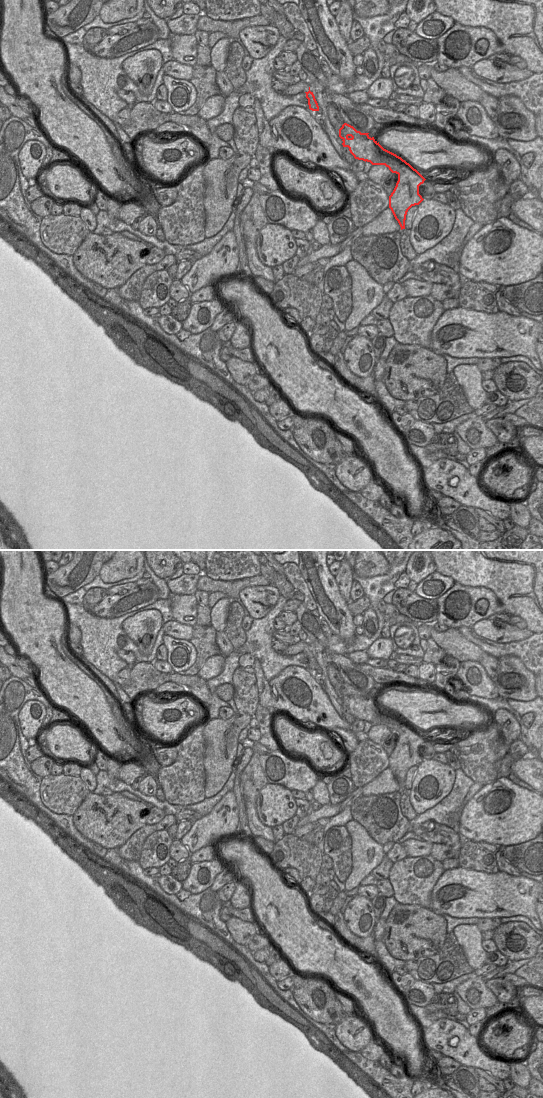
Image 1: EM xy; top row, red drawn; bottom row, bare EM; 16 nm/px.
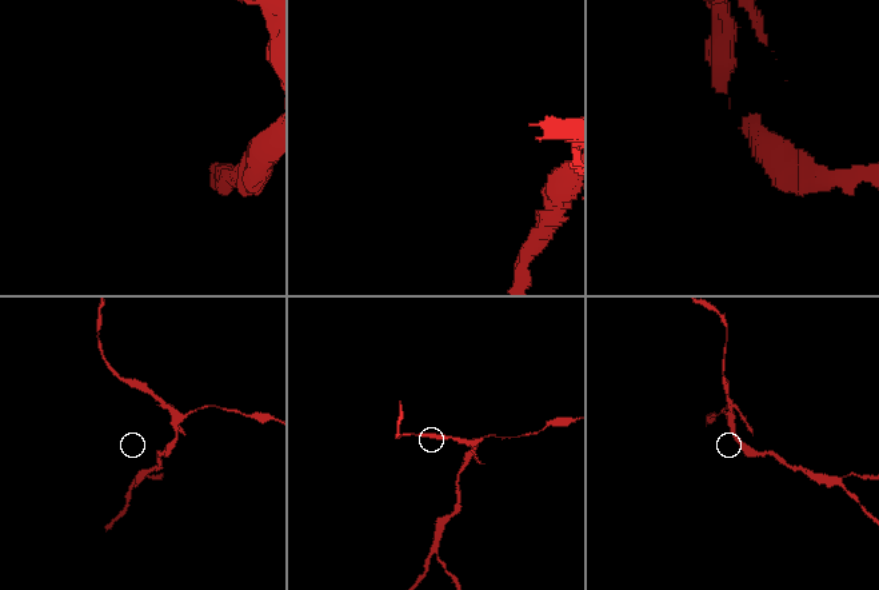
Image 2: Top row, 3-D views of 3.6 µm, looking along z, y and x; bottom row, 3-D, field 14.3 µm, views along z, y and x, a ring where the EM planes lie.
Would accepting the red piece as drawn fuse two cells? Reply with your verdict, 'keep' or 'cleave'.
cleave

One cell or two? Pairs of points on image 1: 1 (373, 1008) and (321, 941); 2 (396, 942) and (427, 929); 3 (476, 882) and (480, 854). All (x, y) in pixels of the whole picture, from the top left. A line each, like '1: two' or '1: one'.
1: one
2: one
3: two

